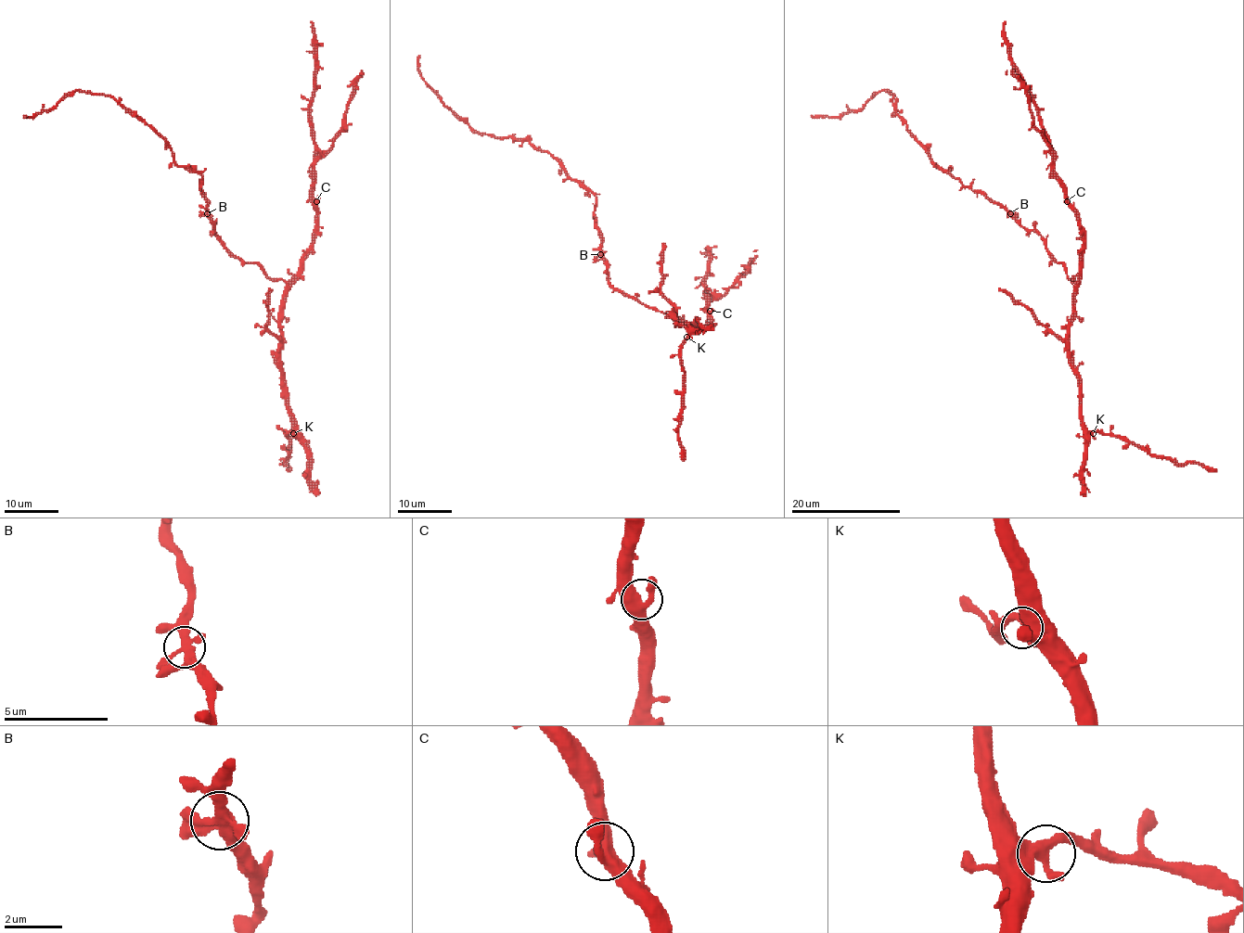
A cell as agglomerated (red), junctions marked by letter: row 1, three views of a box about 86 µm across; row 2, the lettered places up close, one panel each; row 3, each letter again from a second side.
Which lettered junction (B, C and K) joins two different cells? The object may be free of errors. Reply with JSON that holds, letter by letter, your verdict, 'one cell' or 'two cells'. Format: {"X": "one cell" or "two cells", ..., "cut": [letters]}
{"B": "one cell", "C": "one cell", "K": "one cell", "cut": []}

